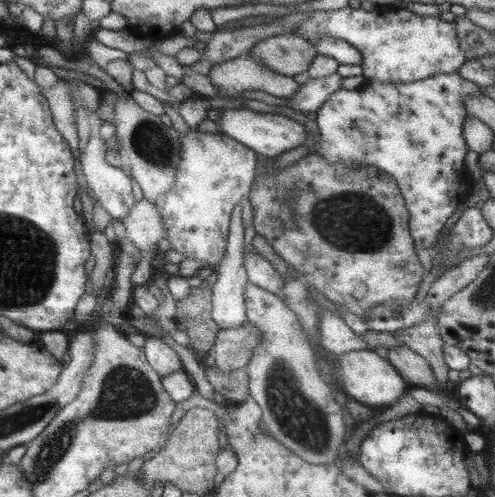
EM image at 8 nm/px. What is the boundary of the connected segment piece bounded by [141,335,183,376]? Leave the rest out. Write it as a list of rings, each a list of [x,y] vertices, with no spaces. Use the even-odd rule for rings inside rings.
[[[145,335],[145,337],[141,349],[146,356],[146,361],[159,376],[183,370],[179,357],[163,339],[151,335]]]

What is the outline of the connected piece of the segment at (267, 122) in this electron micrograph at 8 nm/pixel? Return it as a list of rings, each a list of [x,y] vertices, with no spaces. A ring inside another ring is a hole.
[[[239,107],[239,109],[220,108],[219,133],[233,138],[244,144],[247,148],[266,157],[277,157],[283,151],[288,151],[296,146],[303,146],[305,133],[303,125],[287,116],[281,114],[259,113],[251,109]]]

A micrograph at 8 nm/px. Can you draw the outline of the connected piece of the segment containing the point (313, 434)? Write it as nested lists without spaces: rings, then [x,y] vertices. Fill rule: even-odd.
[[[248,282],[244,286],[244,297],[245,297],[245,318],[246,321],[257,328],[261,332],[260,343],[252,349],[251,358],[247,361],[247,364],[243,367],[248,374],[248,394],[257,403],[257,406],[261,411],[261,425],[265,430],[266,434],[270,434],[277,442],[280,442],[285,448],[289,449],[293,454],[296,454],[299,458],[305,460],[309,464],[319,464],[325,465],[330,463],[335,463],[335,458],[338,460],[339,448],[341,448],[341,443],[345,441],[345,424],[343,423],[343,414],[341,413],[341,408],[339,404],[335,401],[334,392],[327,386],[326,382],[322,379],[318,368],[316,367],[316,358],[314,356],[314,348],[310,343],[310,340],[305,336],[301,324],[297,322],[297,316],[293,314],[294,312],[278,297],[254,284]]]

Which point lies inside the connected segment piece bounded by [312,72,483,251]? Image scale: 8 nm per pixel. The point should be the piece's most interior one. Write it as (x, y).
(413, 131)

